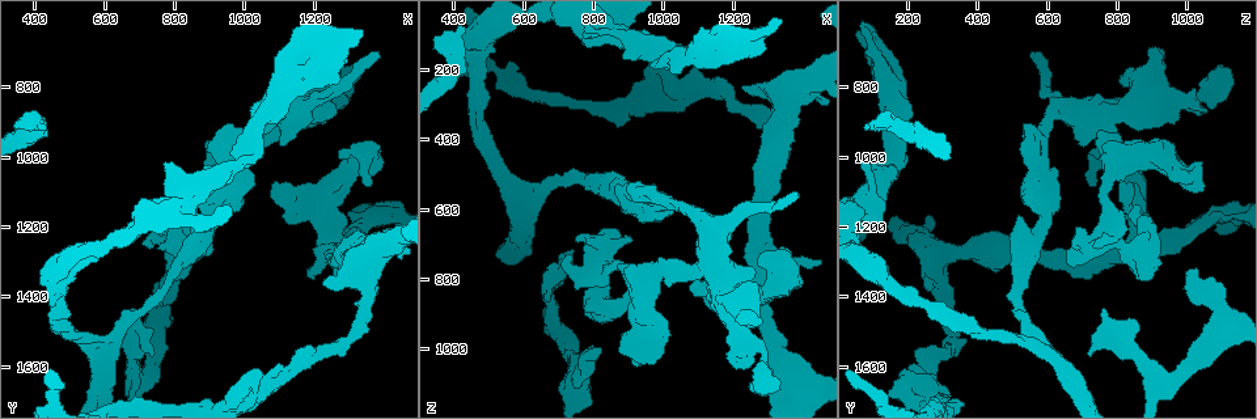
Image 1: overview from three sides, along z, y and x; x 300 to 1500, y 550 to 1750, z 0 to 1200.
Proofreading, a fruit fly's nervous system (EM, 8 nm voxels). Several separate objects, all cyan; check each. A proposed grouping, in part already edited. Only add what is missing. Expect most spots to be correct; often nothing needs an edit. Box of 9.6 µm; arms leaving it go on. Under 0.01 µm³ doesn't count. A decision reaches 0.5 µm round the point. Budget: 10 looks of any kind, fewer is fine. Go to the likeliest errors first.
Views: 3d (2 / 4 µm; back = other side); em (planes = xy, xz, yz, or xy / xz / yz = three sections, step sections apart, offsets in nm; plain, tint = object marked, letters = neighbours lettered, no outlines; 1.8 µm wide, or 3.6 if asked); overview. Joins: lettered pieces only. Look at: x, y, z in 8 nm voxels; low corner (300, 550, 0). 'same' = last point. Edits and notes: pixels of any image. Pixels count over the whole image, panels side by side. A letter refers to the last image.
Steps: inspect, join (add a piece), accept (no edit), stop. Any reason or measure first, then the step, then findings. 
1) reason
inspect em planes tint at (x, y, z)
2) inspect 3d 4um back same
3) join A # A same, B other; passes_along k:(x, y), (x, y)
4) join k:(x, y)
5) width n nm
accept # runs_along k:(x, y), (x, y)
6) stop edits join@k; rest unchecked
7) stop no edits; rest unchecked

inspect 3d 2um at (430, 920, 80)

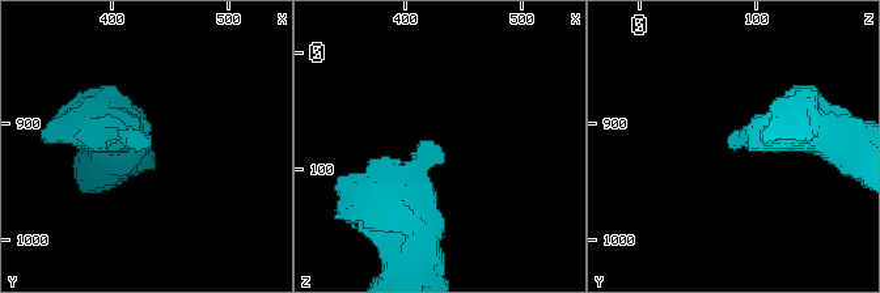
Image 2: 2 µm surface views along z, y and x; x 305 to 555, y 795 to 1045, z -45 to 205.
inspect em xy step 8 tint at (430, 920, 82)

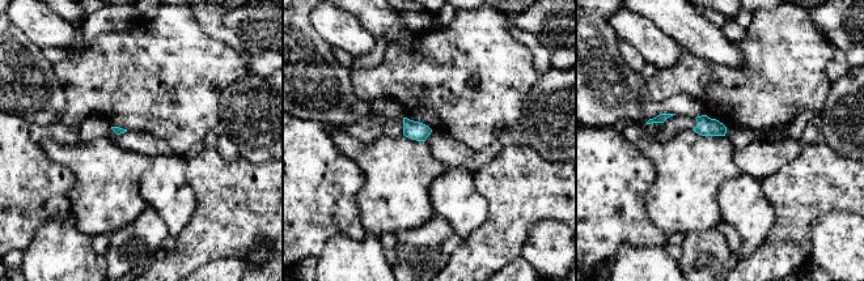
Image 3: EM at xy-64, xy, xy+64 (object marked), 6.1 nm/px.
another direction
inspect em planes letters same

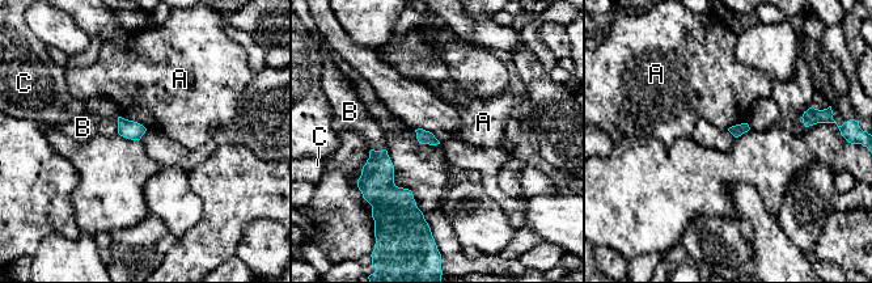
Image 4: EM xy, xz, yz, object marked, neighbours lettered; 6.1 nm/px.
longest_contact A 190 nm
join B # A other, B same, C other; passes_along 4:(376, 182), (379, 151), (356, 117); it goes on there

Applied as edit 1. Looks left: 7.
free end
inspect em planes letters at (810, 1330, 1000)

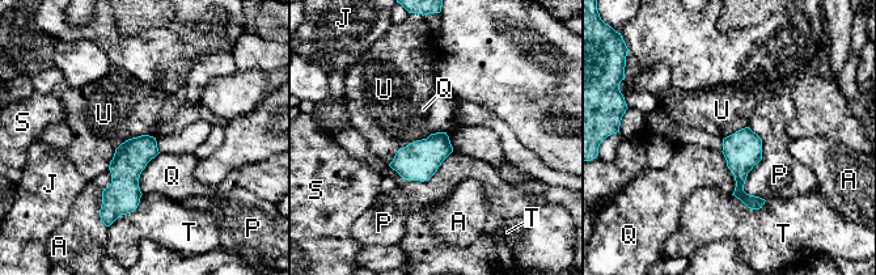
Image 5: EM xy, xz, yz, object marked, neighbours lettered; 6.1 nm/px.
longest_contact P 480 nm
accept # A other, J other, P other, Q other, S other, T other, U other; border 5:(156, 138), (126, 139), (108, 169); no lettered piece goes on from it

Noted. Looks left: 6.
inspect 3d 4um at (680, 1430, 760)

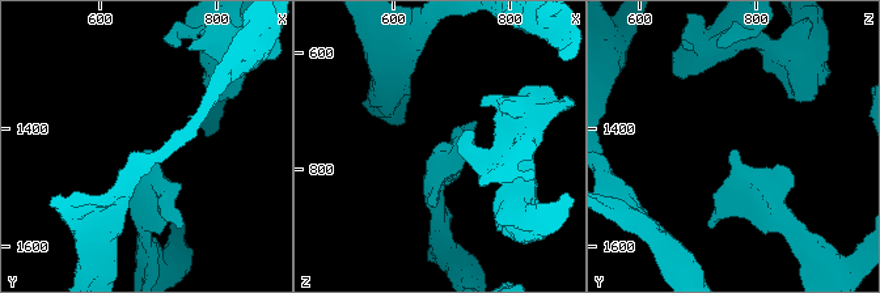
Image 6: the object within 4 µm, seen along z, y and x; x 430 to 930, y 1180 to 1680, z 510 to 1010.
now the EM
inspect em xz step 8 tint at (680, 1430, 760)

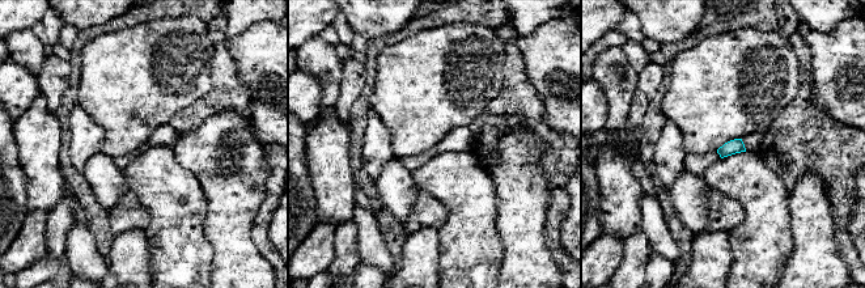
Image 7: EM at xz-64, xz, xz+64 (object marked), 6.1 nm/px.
cut it another way
inspect em planes letters same

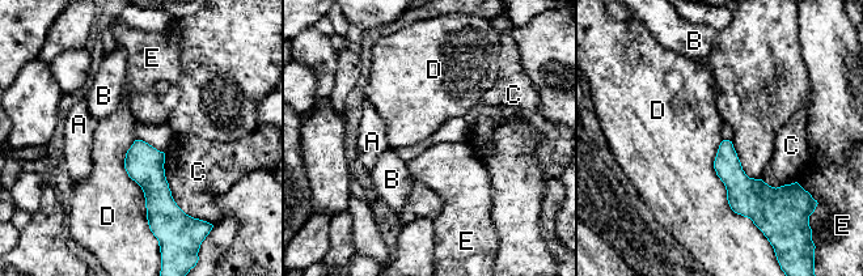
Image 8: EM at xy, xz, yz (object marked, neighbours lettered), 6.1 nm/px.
width 140 nm
accept # A other, B other, C other, D other, E other; border 8:(723, 139), (715, 174), (753, 223); none of them fits

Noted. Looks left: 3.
stop edits join@4; rest unchecked

